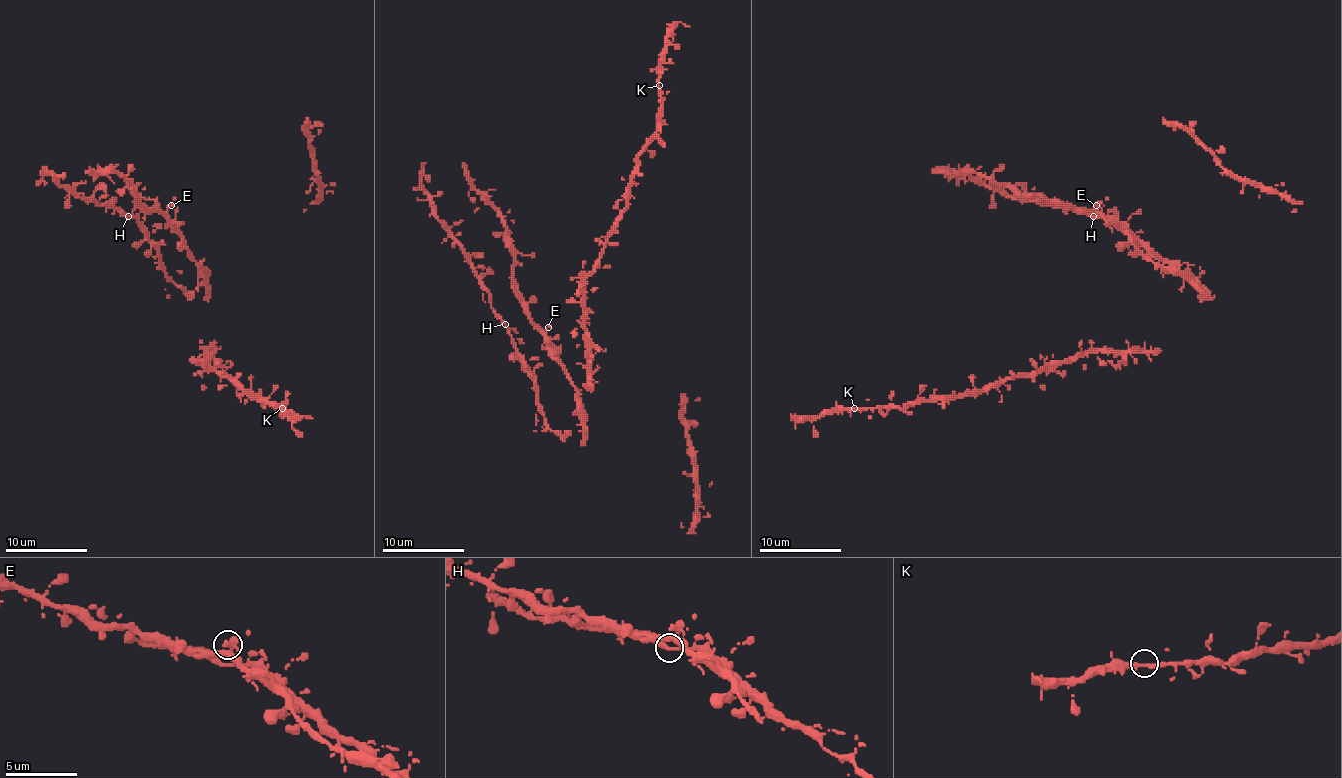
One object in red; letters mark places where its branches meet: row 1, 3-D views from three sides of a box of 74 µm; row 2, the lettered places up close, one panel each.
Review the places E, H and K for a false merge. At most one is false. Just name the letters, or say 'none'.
none

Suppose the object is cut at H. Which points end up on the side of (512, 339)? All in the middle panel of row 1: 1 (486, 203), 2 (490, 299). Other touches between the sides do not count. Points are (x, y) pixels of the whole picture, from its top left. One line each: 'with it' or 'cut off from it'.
1: with it
2: cut off from it

